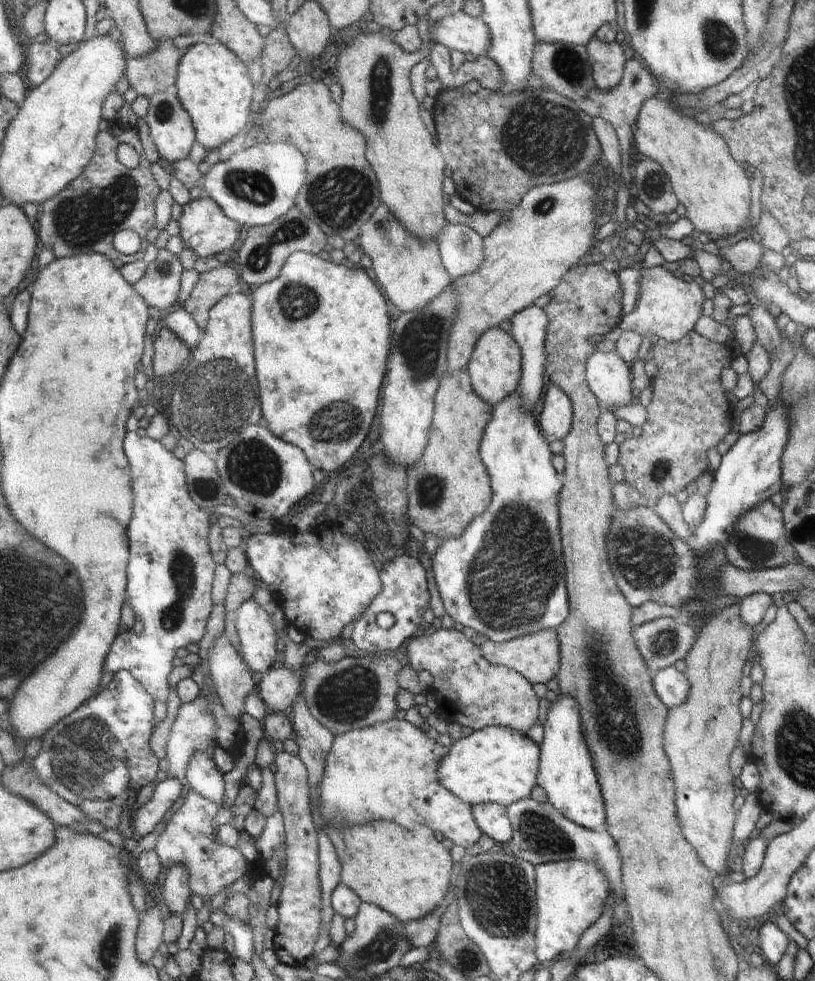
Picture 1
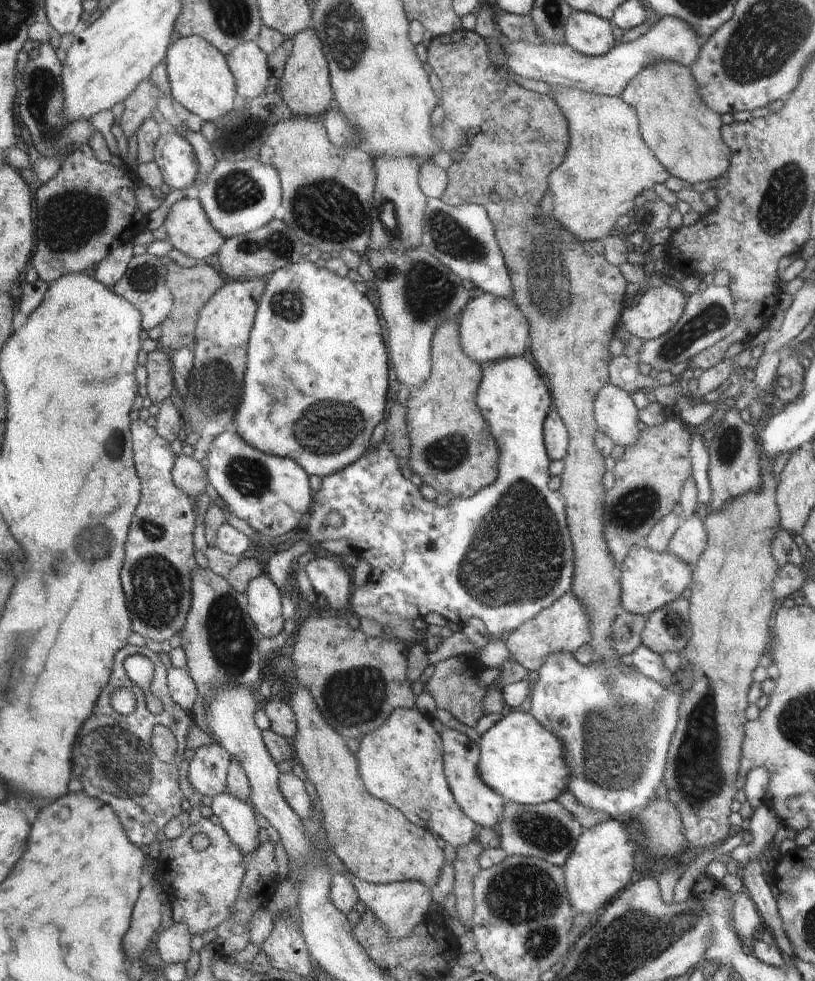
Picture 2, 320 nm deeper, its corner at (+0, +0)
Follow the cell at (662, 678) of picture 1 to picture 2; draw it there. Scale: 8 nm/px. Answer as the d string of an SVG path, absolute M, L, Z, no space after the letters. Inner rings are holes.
M638 646L632 654L627 655L622 660L626 664L633 665L638 672L642 672L644 676L658 682L658 684L660 682L670 684L670 680L672 680L672 672L665 666L661 656L646 646Z

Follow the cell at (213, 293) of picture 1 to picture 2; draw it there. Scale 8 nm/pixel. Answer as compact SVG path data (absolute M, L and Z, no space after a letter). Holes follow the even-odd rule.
M172 263L168 266L166 283L173 294L174 309L173 313L166 318L166 321L162 322L162 336L158 340L162 342L162 346L168 348L171 354L174 354L174 352L183 347L190 348L190 342L194 340L194 328L197 328L198 312L220 290L220 286L224 282L220 280L218 272L212 268L212 264L184 268L177 263Z

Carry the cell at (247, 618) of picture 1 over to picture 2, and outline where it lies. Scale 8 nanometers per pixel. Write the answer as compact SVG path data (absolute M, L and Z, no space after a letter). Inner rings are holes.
M260 573L250 580L245 590L247 596L248 612L254 626L266 638L276 636L282 630L282 606L280 606L280 592L274 586L266 573Z

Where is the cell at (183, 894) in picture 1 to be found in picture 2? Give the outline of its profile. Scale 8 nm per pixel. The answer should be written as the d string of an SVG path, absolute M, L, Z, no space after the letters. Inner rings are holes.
M173 922L171 926L163 928L162 934L158 936L156 948L165 965L170 962L188 963L193 952L192 936L192 932L184 926L184 922Z

